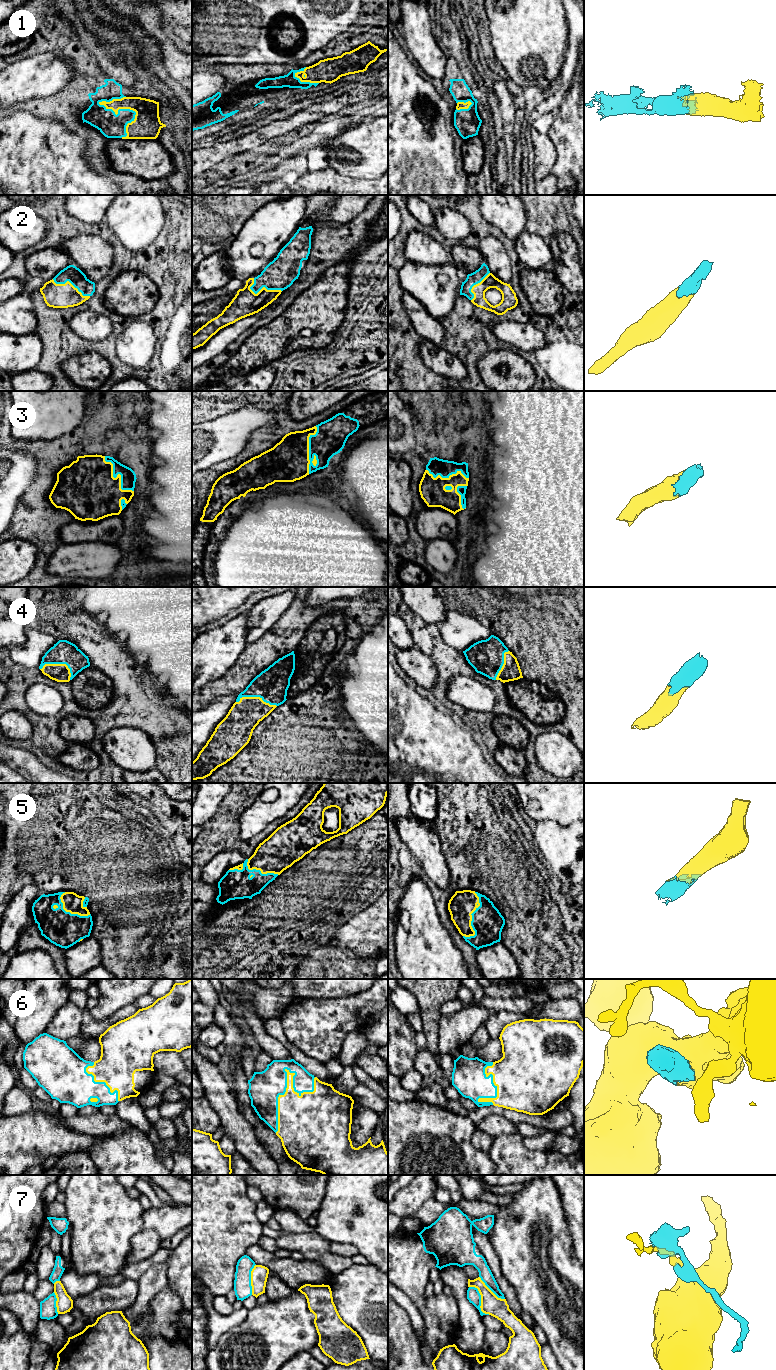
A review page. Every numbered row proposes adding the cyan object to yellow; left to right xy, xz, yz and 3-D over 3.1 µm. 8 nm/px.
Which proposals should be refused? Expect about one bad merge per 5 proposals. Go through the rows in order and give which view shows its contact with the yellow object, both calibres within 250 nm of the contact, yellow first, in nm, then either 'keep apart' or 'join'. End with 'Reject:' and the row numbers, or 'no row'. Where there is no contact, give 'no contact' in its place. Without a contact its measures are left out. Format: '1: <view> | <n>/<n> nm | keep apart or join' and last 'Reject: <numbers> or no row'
1: xy | 220/190 nm | join
2: xz | 200/240 nm | join
3: xz | 320/260 nm | join
4: xz | 240/260 nm | join
5: yz | 220/260 nm | join
6: xz | 220/260 nm | join
7: yz | 160/110 nm | keep apart
Reject: 7

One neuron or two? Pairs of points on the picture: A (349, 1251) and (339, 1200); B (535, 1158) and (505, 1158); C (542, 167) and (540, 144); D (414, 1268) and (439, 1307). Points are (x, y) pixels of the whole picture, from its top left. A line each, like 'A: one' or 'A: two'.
A: two
B: one
C: one
D: one

